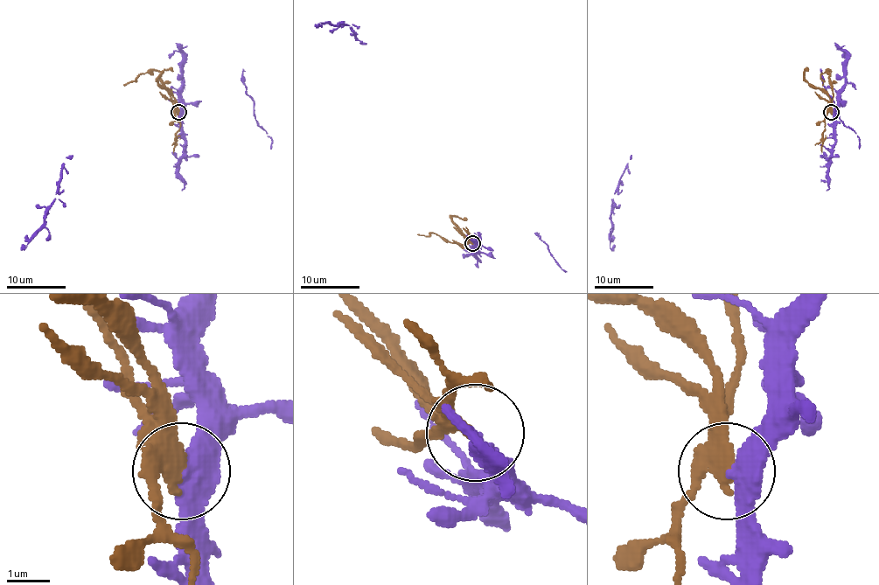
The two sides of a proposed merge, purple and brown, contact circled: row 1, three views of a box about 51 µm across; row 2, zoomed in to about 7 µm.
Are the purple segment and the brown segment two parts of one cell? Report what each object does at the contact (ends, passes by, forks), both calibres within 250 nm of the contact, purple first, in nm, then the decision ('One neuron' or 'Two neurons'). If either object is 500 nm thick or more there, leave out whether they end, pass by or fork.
At the ring purple passes by. At the ring brown passes by. Thickness 360 nm (purple) against 280 nm. Two neurons

